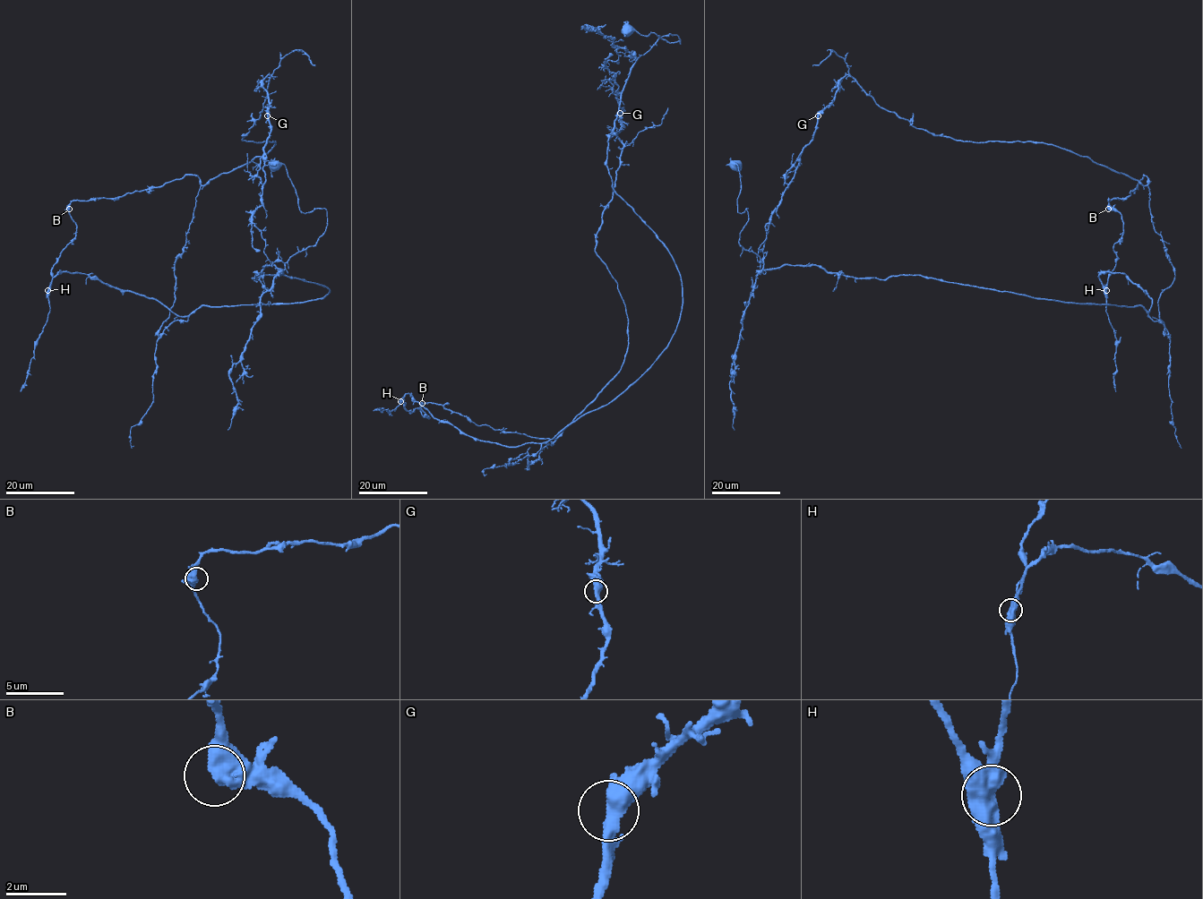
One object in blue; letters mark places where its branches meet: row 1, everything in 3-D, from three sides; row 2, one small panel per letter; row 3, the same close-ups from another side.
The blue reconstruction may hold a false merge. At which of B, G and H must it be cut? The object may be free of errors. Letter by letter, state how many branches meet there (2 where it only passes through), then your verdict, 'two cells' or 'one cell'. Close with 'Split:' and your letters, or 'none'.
B: branches 2; one cell
G: branches 2; one cell
H: branches 2; two cells
Split: H

